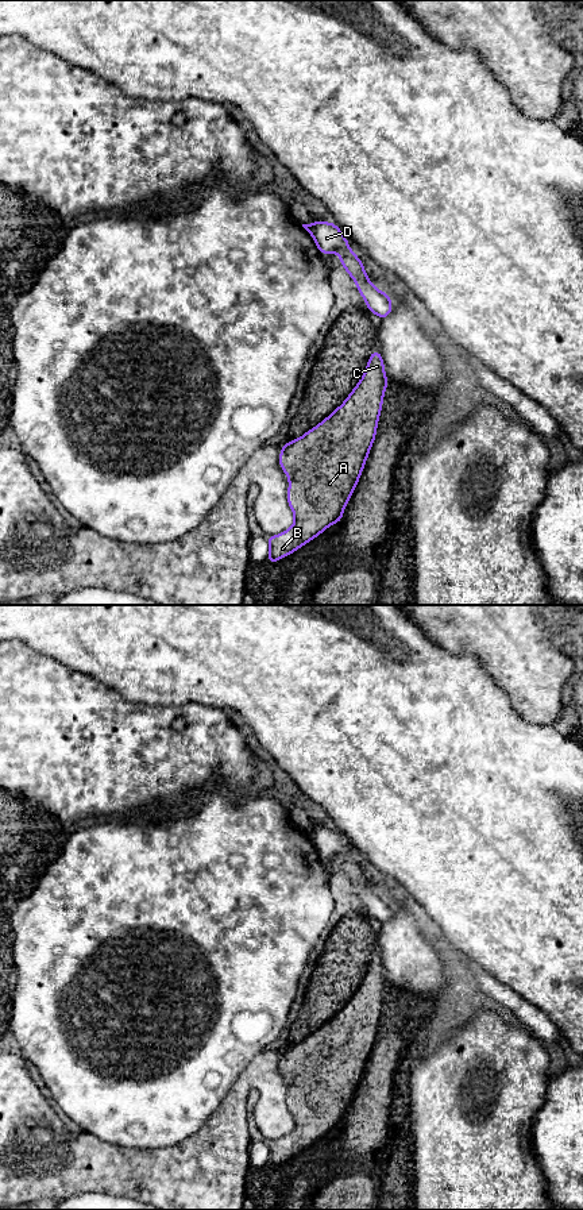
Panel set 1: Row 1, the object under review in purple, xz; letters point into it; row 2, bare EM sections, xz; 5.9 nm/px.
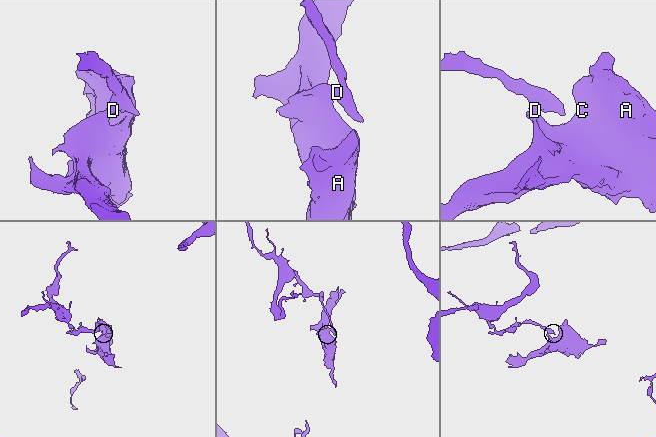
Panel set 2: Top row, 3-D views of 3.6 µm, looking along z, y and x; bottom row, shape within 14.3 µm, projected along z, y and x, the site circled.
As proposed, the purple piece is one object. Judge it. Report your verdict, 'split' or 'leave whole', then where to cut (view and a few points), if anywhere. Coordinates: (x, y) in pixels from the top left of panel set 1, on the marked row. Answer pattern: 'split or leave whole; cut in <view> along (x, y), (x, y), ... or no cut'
split; cut in xz along (313, 223), (311, 232)

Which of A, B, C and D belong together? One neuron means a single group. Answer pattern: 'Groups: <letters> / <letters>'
Groups: A B C / D

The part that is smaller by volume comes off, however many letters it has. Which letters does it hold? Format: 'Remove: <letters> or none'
Remove: A, B, C

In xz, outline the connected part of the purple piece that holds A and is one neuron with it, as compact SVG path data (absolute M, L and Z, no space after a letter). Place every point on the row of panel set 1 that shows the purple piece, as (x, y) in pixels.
M374 350L360 381L344 402L314 428L281 447L278 463L289 478L287 504L294 513L294 523L282 533L266 539L270 546L267 563L293 554L341 521L375 440L387 384L382 354Z

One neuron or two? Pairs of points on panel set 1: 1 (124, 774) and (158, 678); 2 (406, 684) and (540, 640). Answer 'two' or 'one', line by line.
1: two
2: two

